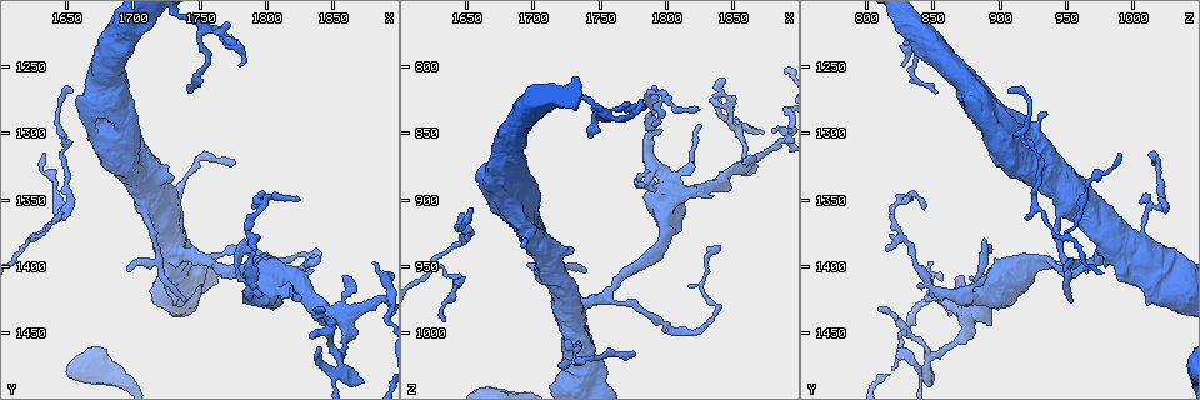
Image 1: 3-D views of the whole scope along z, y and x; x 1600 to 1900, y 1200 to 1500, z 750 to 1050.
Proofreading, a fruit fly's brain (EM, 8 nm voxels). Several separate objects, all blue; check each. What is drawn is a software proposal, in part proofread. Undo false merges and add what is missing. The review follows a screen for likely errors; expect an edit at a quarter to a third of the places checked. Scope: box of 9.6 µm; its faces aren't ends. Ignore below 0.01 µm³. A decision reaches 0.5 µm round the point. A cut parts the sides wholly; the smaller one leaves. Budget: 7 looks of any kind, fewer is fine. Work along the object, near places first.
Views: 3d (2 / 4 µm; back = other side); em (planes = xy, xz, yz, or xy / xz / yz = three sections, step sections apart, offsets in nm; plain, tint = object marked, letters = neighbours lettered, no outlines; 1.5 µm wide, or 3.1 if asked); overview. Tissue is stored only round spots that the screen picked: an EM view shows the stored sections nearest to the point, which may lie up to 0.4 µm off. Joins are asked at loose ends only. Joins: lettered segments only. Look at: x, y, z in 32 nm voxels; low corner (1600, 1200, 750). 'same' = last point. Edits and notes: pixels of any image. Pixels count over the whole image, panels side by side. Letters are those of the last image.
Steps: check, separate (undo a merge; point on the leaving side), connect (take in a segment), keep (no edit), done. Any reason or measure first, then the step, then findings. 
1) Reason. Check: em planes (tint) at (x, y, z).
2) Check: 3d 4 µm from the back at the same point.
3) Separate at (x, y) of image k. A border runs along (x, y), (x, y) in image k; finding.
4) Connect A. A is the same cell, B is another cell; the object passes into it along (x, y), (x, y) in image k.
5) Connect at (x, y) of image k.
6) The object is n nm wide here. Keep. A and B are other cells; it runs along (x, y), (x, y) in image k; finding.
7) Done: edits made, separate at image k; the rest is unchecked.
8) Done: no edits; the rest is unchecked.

Tapers out. Check: em planes (letters) at (1880, 1396, 848).

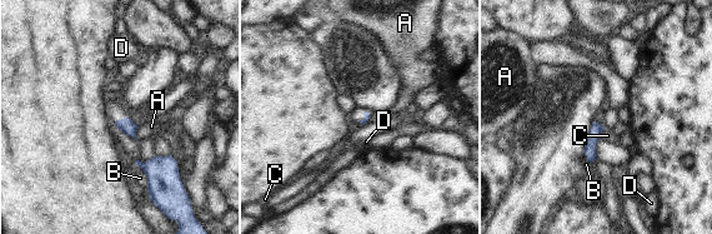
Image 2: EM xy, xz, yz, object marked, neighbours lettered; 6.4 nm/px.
Keep. A, B, C and D are other cells; a border runs along (138, 127), (136, 140) in image 2; no lettered segment goes on from it.

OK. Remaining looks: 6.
Branch stops here. Check: em xz step 4 (letters) at (1824, 1350, 834).

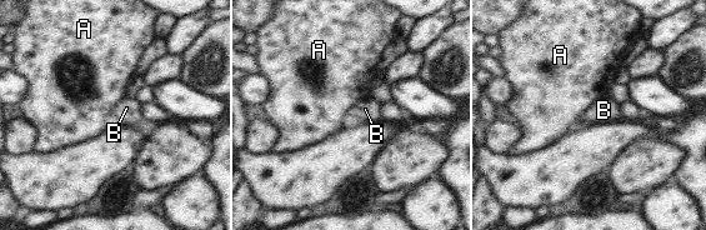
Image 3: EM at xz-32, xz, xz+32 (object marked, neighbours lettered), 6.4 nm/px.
Check: em planes (letters) at the same point.

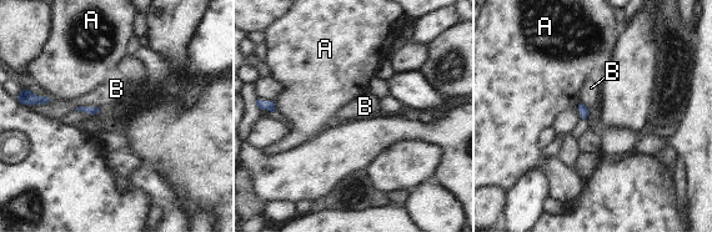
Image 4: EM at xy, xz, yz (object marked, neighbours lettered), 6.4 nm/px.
Keep. A and B are other cells; a border runs along (99, 106), (76, 106), (73, 110) in image 4; no lettered segment goes on from it.

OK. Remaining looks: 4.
Thin neck. Check: em yz step 8 (tint) at (1732, 1390, 984).

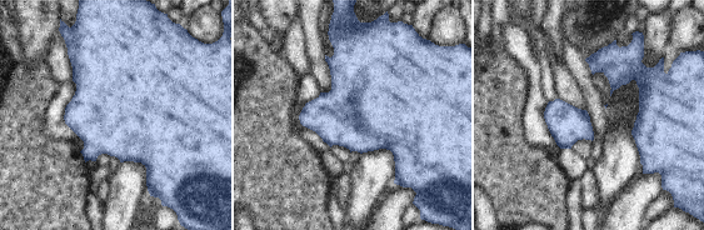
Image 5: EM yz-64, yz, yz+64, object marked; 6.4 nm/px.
Check: em planes (tint) at the same point.

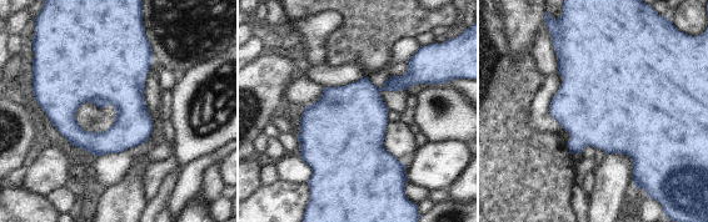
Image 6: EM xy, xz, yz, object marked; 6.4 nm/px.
Check: em planes (letters) at the same point.

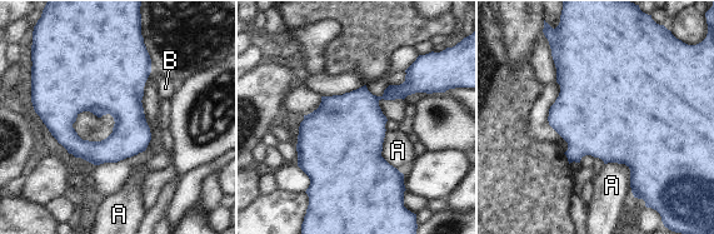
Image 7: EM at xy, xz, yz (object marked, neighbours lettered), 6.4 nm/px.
The object is 260 nm wide here. Keep. A and B are other cells; a border runs along (604, 163), (629, 169), (633, 194) in image 7; one cell here.

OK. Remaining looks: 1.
Done: no edits; the rest is unchecked.

